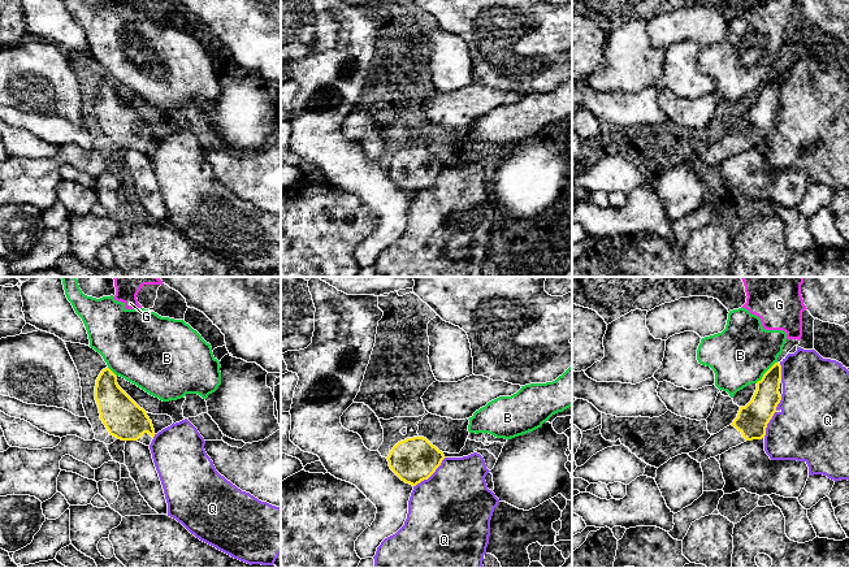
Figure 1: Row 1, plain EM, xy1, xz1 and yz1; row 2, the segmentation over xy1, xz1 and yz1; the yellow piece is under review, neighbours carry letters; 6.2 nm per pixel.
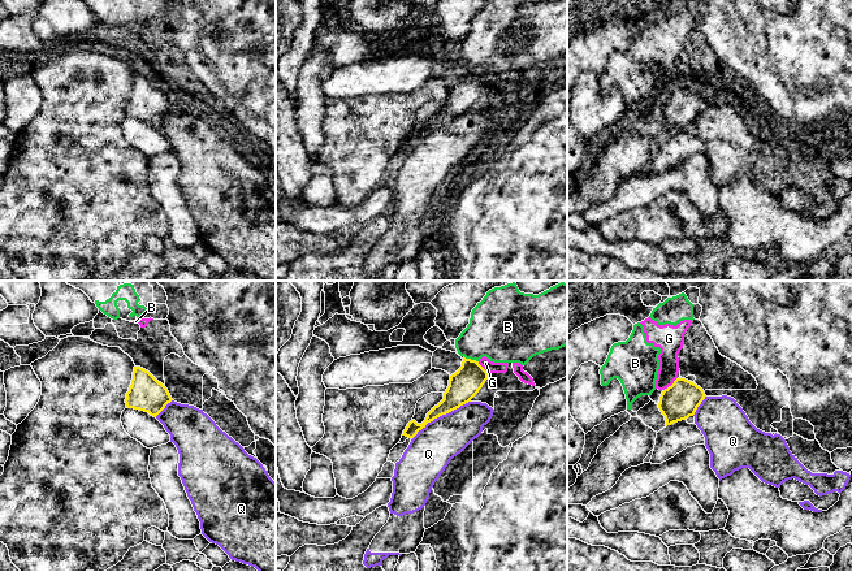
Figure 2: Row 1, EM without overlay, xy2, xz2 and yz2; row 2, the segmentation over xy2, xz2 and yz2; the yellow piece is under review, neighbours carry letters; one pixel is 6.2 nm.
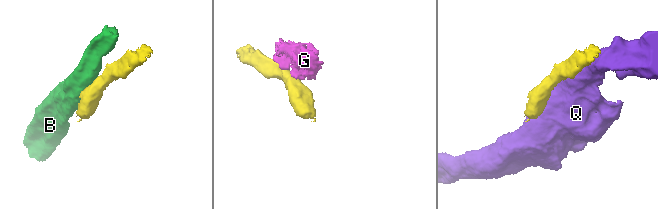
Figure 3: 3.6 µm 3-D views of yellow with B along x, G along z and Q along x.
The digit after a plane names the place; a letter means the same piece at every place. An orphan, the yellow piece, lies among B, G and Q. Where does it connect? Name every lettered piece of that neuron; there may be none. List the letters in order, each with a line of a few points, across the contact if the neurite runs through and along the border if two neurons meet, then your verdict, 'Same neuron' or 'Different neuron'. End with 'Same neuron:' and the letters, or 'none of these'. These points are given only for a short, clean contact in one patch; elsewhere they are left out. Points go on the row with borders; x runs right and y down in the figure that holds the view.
B: Line: yz1 (776, 361), (756, 382). Different neuron
G: Line: yz2 (677, 377), (664, 390). Different neuron
Q: Different neuron
Same neuron: none of these

